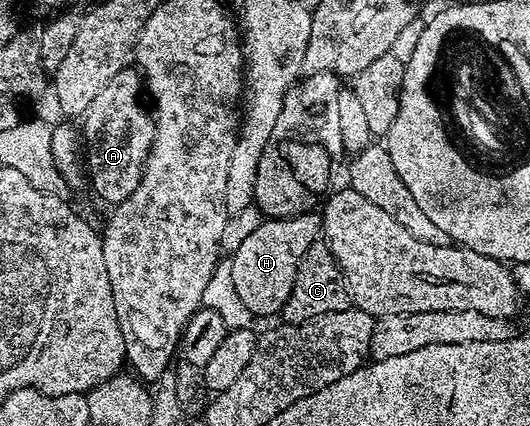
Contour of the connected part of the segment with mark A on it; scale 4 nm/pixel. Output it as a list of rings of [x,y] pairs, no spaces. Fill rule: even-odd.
[[[125,66],[90,102],[85,110],[82,123],[82,152],[86,157],[86,176],[92,180],[92,188],[108,203],[120,204],[140,185],[140,173],[148,150],[156,133],[156,122],[147,107],[140,105],[142,100],[142,76],[135,67]]]

